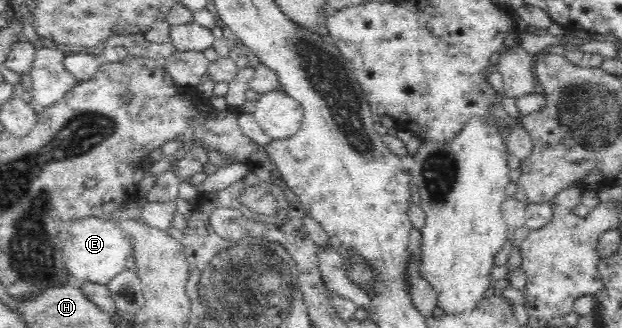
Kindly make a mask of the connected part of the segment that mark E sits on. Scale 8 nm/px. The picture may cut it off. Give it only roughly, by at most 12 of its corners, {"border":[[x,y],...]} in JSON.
{"border":[[79,219],[63,259],[82,283],[126,269],[129,240],[114,219]]}

